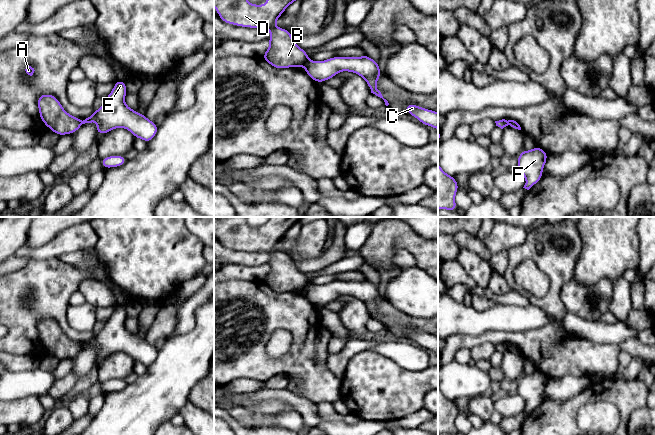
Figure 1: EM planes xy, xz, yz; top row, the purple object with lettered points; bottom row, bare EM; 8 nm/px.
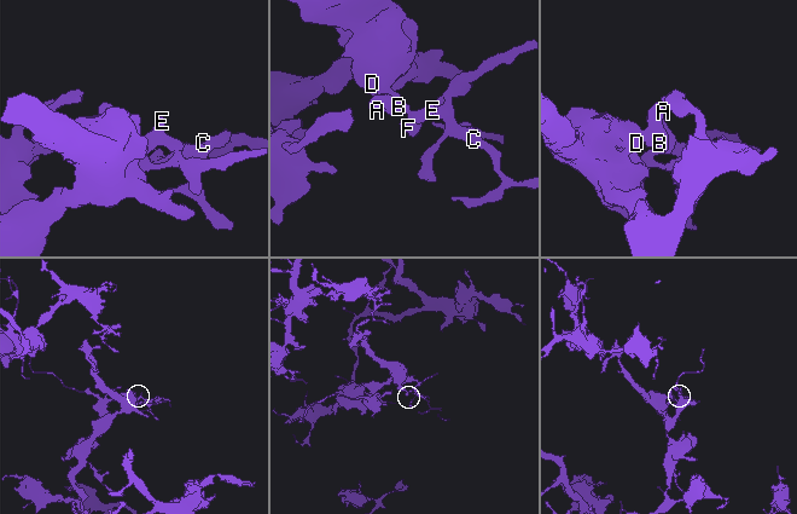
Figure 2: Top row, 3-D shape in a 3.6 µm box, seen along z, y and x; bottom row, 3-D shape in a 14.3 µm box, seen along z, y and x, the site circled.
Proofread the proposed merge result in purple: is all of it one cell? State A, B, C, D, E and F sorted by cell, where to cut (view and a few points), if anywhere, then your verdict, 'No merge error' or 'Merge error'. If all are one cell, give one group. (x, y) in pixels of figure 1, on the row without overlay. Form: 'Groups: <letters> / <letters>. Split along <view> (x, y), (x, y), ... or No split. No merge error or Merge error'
Groups: A B D / C E F. Split along xz (308, 284), (303, 288). Merge error

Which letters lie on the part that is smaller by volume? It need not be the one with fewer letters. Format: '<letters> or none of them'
C, E, F

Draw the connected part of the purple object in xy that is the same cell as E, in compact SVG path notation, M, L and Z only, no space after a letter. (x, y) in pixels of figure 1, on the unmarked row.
M115 304L115 310L102 330L83 344L83 348L96 345L98 347L96 359L106 359L115 352L123 351L130 355L134 362L149 367L156 360L158 350L144 338L139 338L125 328L127 316L125 305Z

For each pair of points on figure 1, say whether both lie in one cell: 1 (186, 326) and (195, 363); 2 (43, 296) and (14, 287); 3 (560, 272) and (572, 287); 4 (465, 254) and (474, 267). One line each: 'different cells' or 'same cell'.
1: different cells
2: same cell
3: different cells
4: same cell

